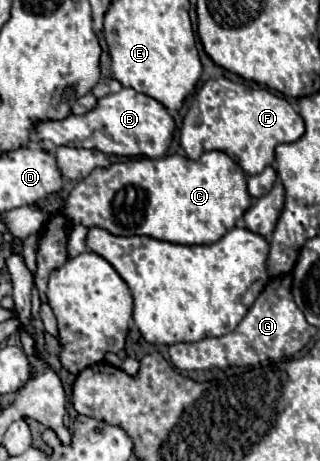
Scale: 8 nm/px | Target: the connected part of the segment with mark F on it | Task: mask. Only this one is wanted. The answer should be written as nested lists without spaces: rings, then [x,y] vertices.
[[[230,78],[208,80],[184,118],[180,130],[180,144],[186,156],[198,160],[204,152],[222,150],[232,156],[246,174],[258,174],[274,162],[274,148],[284,142],[296,142],[304,134],[304,120],[282,96],[266,88],[244,86]]]

